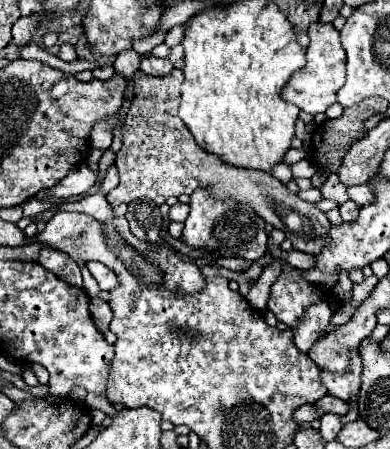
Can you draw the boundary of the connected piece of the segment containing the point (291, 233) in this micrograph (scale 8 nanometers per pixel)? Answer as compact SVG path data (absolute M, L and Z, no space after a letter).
M173 68L167 76L161 78L137 70L133 78L135 100L125 120L123 148L115 158L121 182L107 194L107 202L111 208L143 196L151 198L155 204L163 204L171 196L193 194L193 190L199 186L211 186L215 188L213 196L219 200L231 198L249 204L265 222L283 230L285 236L293 242L295 250L317 254L323 246L329 244L331 222L315 204L309 204L297 194L291 194L285 184L281 184L269 172L233 168L231 164L225 164L219 156L213 156L197 146L189 128L183 124L181 118L177 118L179 94L183 84L181 70Z

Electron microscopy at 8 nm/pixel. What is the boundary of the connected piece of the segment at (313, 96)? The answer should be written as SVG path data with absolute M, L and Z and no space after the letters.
M315 22L309 26L307 34L311 40L307 48L307 64L291 76L291 80L281 90L281 96L283 100L297 104L307 114L319 114L337 102L337 90L345 84L345 50L333 24Z

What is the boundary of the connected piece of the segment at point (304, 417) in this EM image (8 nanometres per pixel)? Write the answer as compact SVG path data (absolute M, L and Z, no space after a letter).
M305 404L305 406L297 408L297 412L293 414L293 420L295 420L297 424L303 424L303 422L313 422L315 418L319 418L319 416L317 416L317 412L315 412L315 408L313 408L311 404Z

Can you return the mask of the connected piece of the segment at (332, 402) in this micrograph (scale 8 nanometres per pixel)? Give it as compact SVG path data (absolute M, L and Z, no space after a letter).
M325 394L325 396L323 396L321 400L317 400L313 406L315 406L317 412L321 412L321 414L325 414L325 412L335 412L335 414L339 414L339 416L345 416L345 414L349 412L349 404L347 404L347 402L337 400L335 396L329 396L329 394Z

